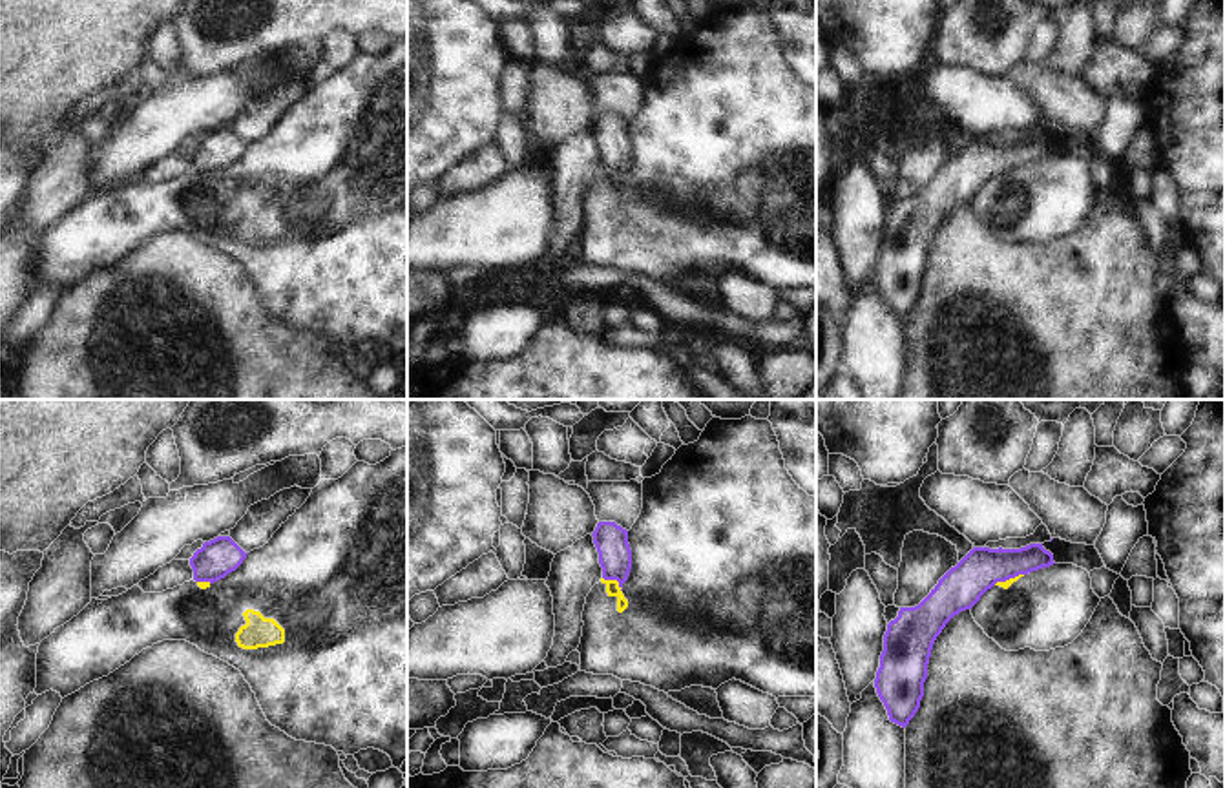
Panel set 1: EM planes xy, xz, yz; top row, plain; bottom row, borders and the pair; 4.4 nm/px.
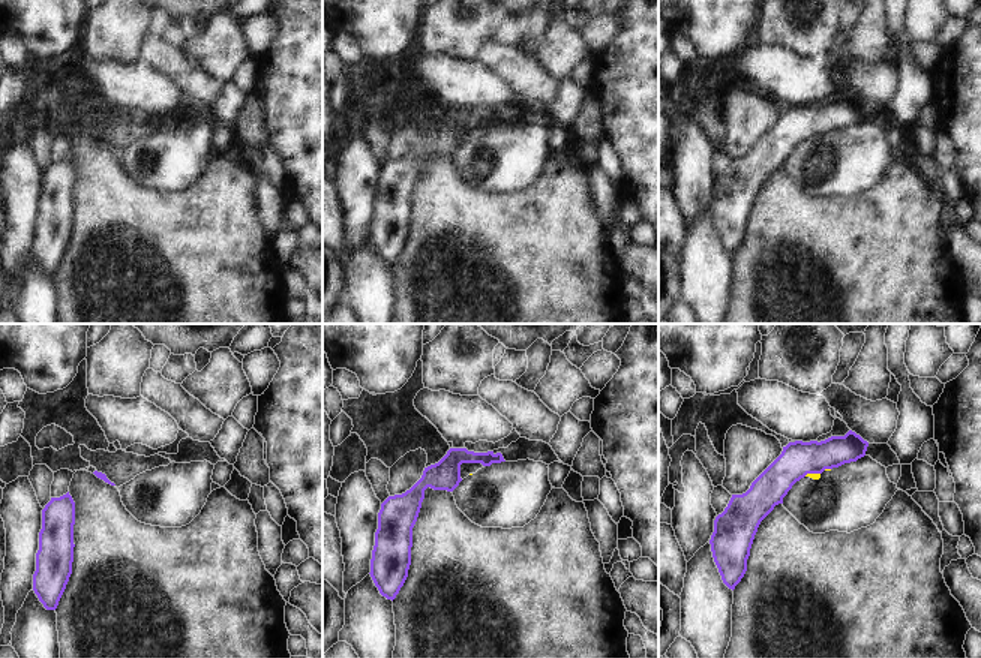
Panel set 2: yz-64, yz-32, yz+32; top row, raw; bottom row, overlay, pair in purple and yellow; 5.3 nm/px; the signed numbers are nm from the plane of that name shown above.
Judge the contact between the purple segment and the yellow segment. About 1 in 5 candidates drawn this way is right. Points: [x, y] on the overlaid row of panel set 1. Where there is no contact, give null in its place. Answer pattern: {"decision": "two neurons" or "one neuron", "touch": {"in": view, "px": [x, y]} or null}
{"decision": "two neurons", "touch": {"in": "xz", "px": [616, 579]}}

